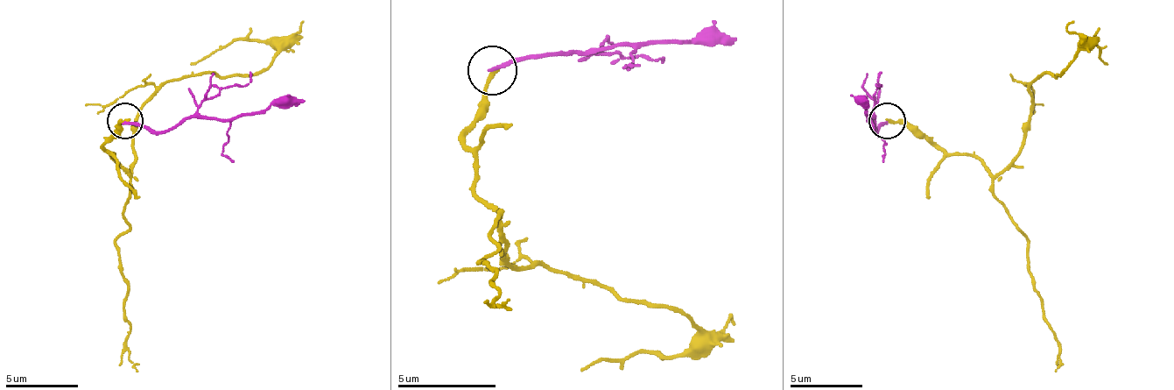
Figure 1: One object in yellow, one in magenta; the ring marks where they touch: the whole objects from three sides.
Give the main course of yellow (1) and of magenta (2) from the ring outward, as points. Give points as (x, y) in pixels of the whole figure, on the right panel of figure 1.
1: (886, 122), (915, 125), (998, 173), (1020, 151), (1031, 85), (1093, 41), (1107, 63)
2: (886, 122), (875, 132), (871, 117), (868, 117), (864, 100)

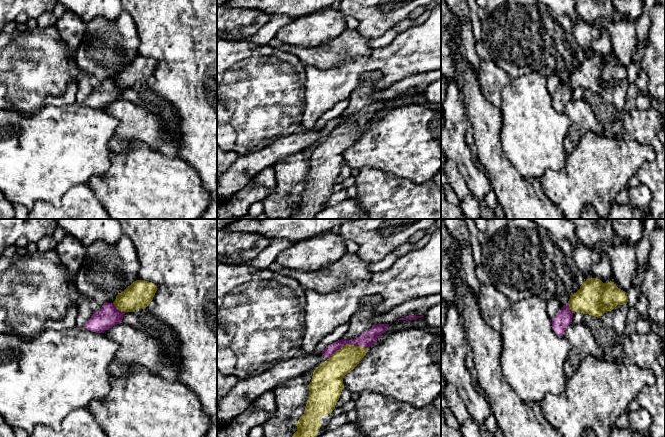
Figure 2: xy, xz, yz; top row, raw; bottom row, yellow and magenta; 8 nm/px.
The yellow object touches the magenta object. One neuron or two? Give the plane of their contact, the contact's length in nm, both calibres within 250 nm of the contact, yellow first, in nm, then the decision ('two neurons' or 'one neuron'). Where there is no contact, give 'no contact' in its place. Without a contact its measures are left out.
contact in xz; length 340 nm; calibres 200 and 130 nm; two neurons

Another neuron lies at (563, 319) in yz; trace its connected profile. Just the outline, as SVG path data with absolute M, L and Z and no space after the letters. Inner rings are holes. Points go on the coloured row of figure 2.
M568 304L564 305L552 319L552 328L558 336L563 336L566 328L572 324L573 313Z

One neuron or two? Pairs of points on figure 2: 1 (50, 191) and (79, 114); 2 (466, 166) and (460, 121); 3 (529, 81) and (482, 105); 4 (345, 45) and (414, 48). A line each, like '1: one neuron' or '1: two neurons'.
1: one neuron
2: one neuron
3: two neurons
4: two neurons

